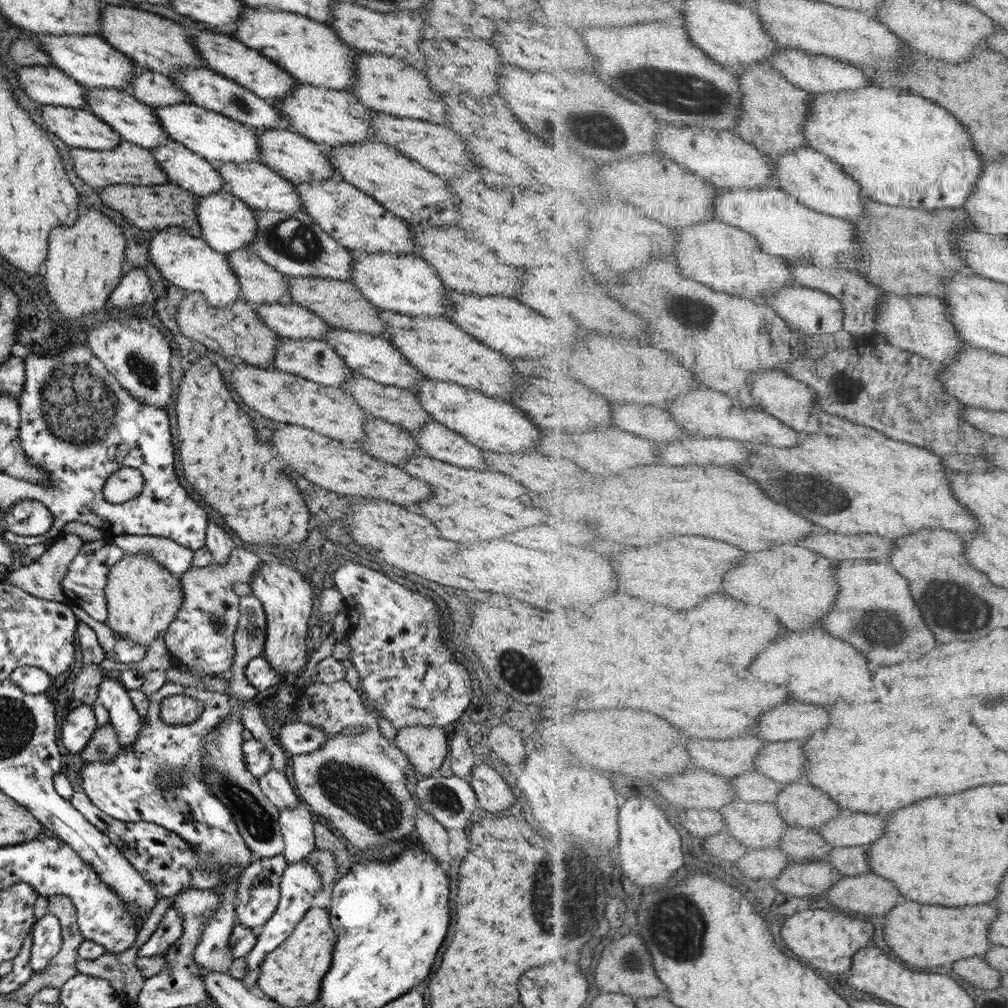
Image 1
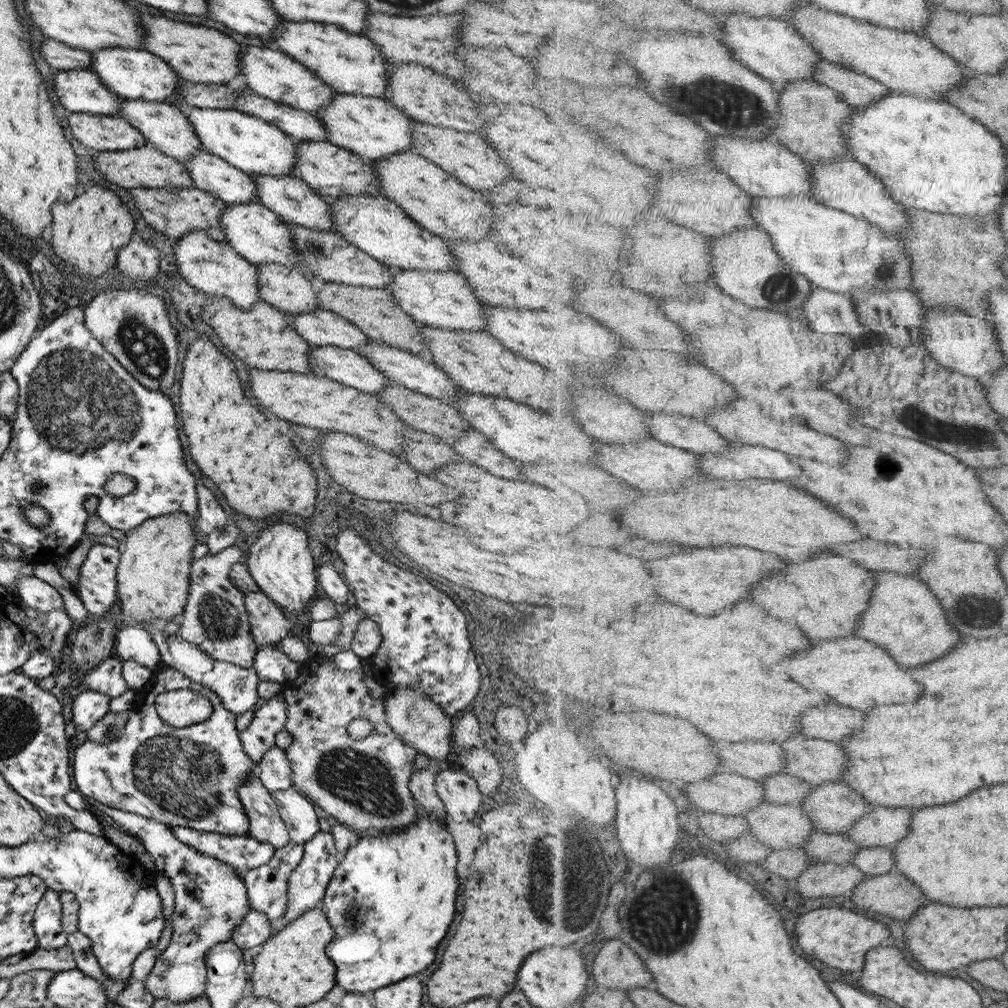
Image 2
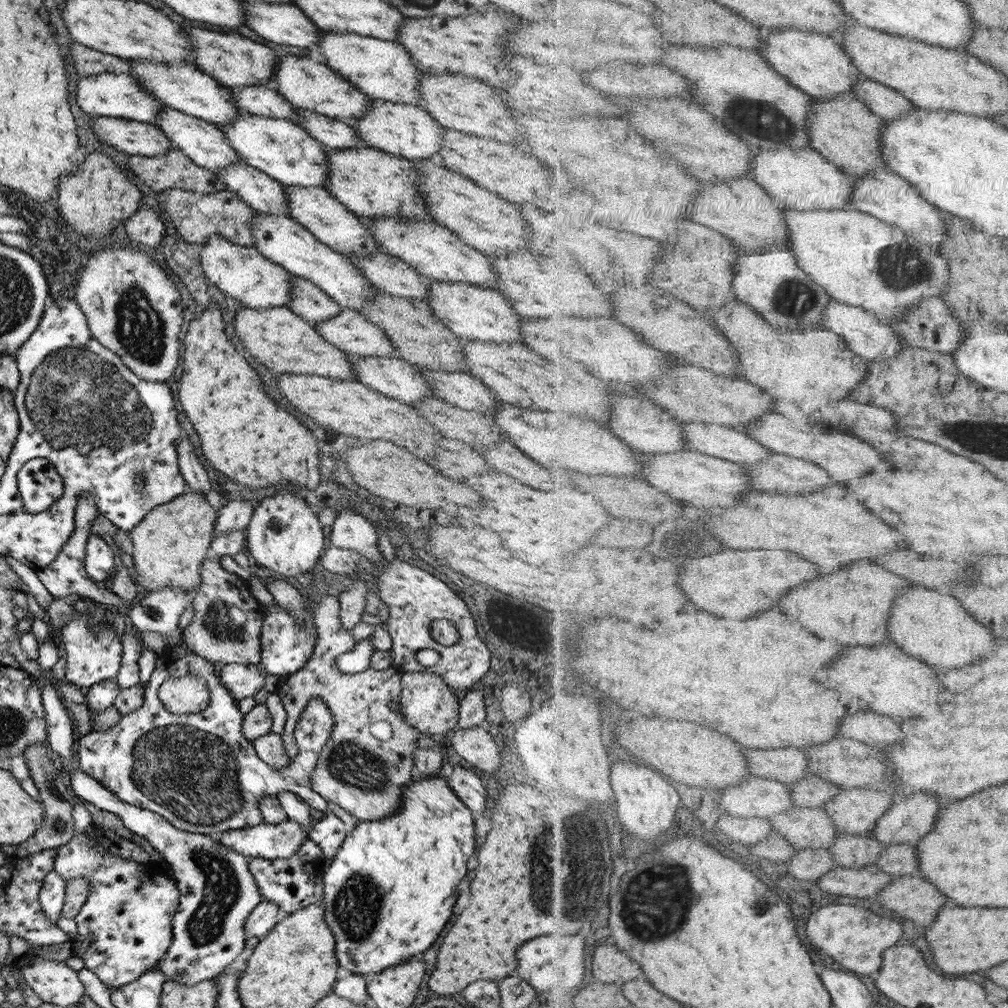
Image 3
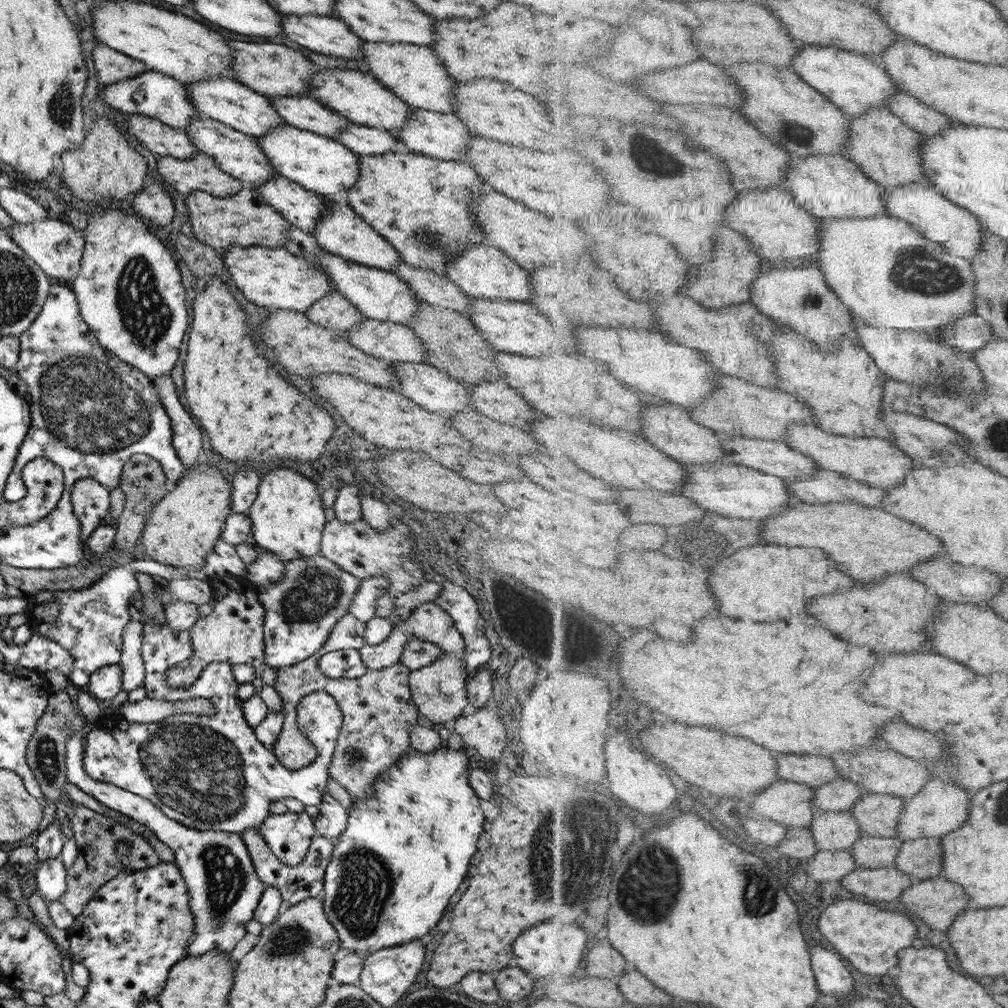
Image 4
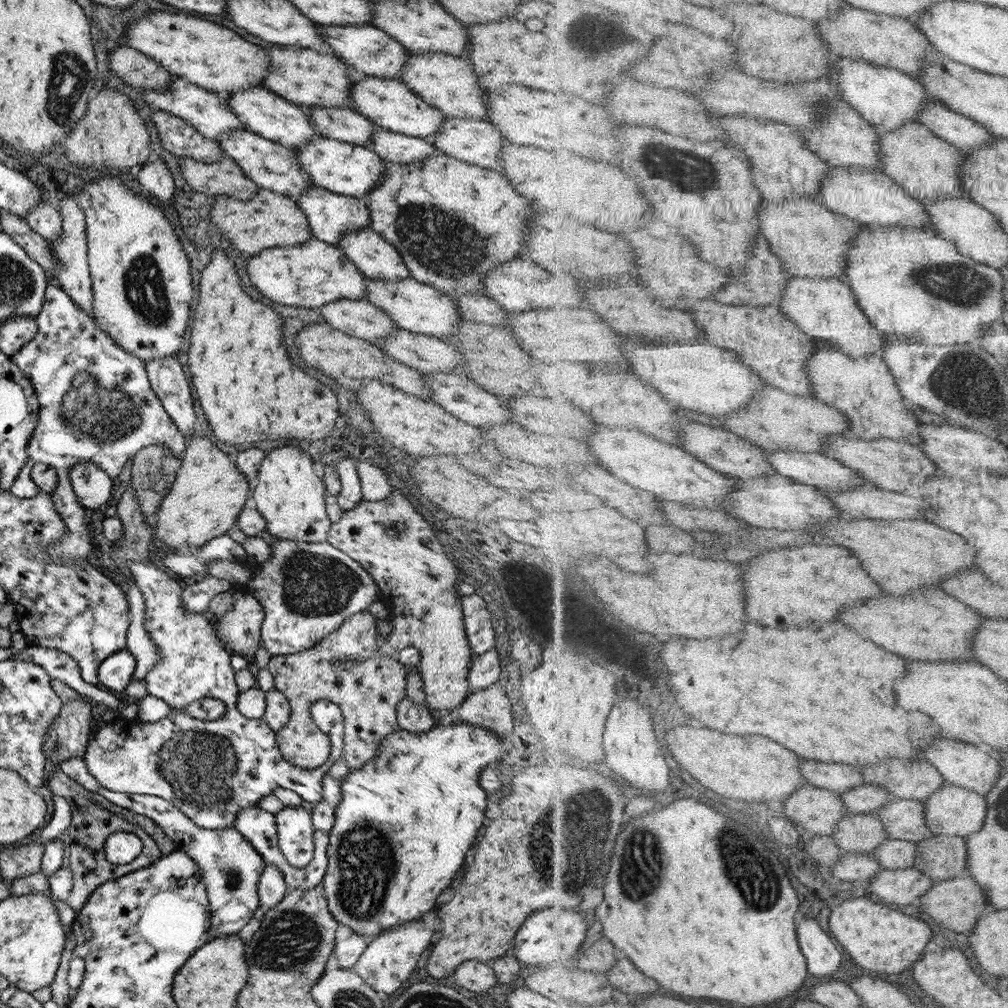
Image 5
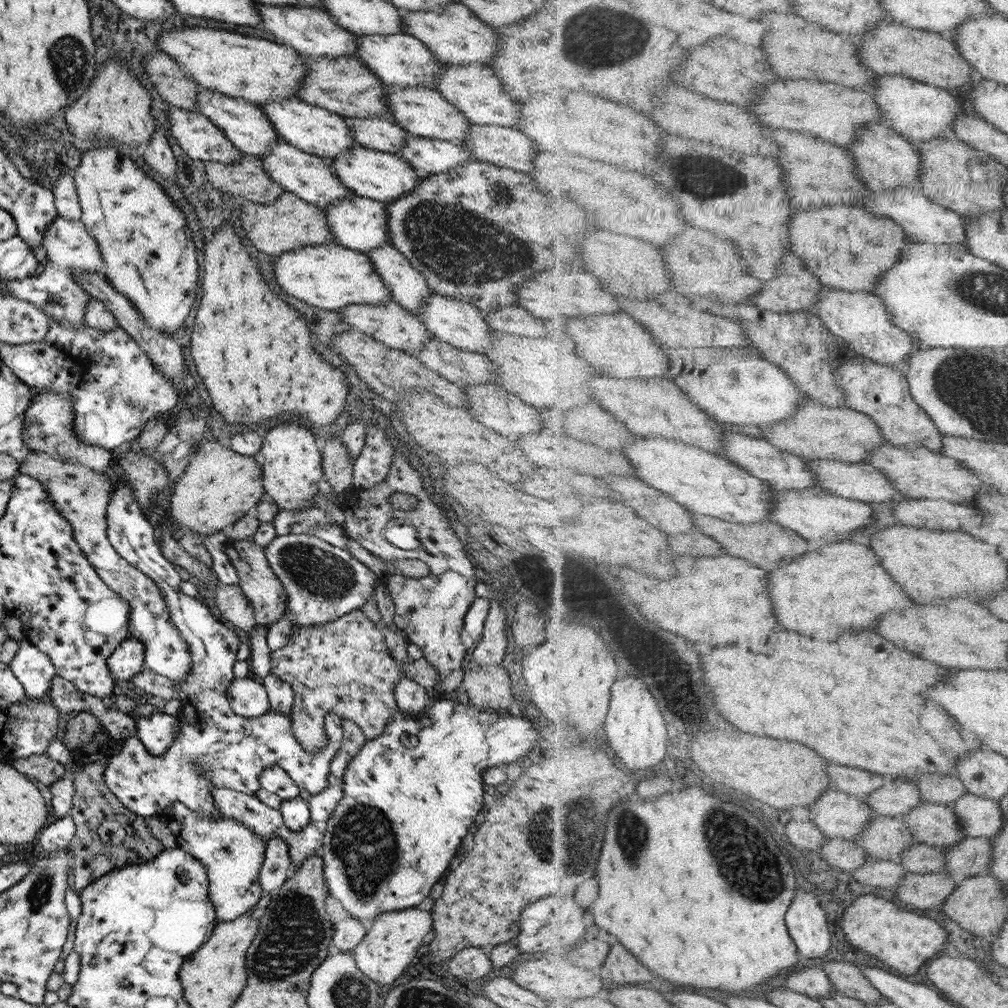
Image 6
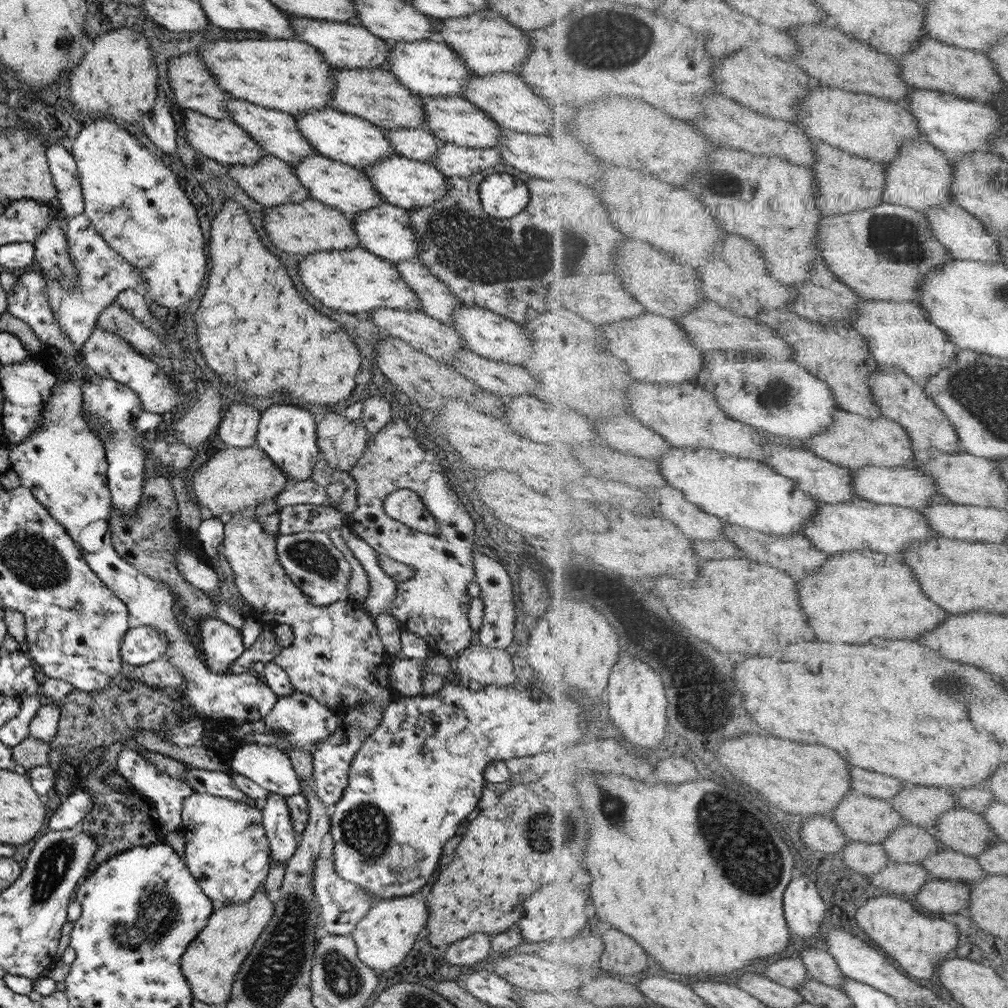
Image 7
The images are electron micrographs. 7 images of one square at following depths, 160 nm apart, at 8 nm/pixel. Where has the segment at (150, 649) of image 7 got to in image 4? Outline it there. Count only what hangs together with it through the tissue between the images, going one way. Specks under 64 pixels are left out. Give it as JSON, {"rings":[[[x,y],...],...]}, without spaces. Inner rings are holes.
{"rings":[[[119,664],[105,665],[92,672],[84,691],[102,704],[106,704],[122,688],[122,672]]]}

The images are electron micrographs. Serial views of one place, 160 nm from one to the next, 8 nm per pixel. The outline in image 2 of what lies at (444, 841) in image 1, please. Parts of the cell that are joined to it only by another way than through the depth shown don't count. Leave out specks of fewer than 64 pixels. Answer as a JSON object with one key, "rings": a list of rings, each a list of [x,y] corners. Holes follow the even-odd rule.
{"rings":[[[413,768],[410,774],[408,789],[419,811],[433,815],[440,823],[443,823],[447,817],[445,807],[437,796],[434,787],[436,773],[427,768]]]}

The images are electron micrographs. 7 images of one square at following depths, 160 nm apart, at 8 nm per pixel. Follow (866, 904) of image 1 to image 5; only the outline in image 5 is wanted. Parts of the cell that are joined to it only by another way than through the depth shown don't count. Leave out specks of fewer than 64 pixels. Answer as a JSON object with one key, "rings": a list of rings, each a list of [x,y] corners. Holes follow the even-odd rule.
{"rings":[[[964,875],[949,880],[938,880],[934,888],[919,898],[914,909],[923,910],[937,922],[955,932],[969,932],[979,922],[985,908],[989,908],[988,896],[973,877]]]}

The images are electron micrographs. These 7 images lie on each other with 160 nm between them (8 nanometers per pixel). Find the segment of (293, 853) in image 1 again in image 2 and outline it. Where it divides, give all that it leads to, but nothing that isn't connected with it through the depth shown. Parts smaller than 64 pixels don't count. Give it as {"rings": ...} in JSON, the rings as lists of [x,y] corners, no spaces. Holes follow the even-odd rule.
{"rings":[[[289,787],[270,792],[271,800],[284,822],[289,838],[295,844],[304,845],[317,831],[318,818],[305,797]]]}

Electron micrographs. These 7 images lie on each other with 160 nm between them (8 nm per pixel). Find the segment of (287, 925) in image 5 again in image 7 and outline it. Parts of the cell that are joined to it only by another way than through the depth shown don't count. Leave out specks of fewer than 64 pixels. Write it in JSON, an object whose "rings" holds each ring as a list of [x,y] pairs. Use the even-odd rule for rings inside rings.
{"rings":[[[311,780],[309,781],[299,781],[300,784],[300,792],[303,793],[303,796],[305,796],[307,801],[307,814],[308,819],[305,825],[305,828],[301,832],[301,839],[299,841],[299,844],[296,845],[295,852],[286,860],[286,863],[284,864],[284,875],[283,875],[283,881],[280,884],[279,890],[279,897],[277,900],[272,902],[273,905],[273,912],[271,915],[271,918],[267,921],[267,924],[262,928],[262,931],[259,933],[259,936],[257,937],[257,940],[254,942],[253,948],[249,951],[249,954],[246,956],[245,960],[240,964],[239,970],[237,971],[237,974],[235,975],[235,978],[233,979],[232,989],[231,989],[231,998],[229,998],[229,1002],[233,1000],[233,998],[241,998],[241,996],[245,996],[247,998],[247,992],[253,996],[253,998],[247,998],[249,1002],[253,1002],[253,1004],[257,1004],[257,1006],[271,1006],[277,998],[267,998],[267,996],[283,996],[293,984],[297,984],[297,996],[309,996],[309,970],[311,970],[311,965],[314,963],[313,960],[313,951],[314,951],[314,944],[316,943],[317,938],[315,938],[315,935],[313,934],[313,930],[315,926],[318,924],[318,906],[315,902],[313,893],[312,893],[312,882],[313,882],[313,873],[312,873],[312,866],[314,865],[314,860],[319,855],[319,850],[321,850],[321,837],[323,834],[327,834],[327,832],[330,830],[330,809],[327,808],[320,800],[319,797],[314,793],[313,790],[313,784]]]}

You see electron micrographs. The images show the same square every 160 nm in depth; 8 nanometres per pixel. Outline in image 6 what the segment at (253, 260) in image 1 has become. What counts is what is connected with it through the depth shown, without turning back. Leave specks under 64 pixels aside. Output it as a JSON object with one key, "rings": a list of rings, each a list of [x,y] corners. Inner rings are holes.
{"rings":[[[391,299],[385,304],[348,304],[338,313],[341,321],[350,325],[352,330],[359,330],[372,336],[392,349],[415,353],[417,350],[421,350],[423,345],[433,337],[421,320]]]}

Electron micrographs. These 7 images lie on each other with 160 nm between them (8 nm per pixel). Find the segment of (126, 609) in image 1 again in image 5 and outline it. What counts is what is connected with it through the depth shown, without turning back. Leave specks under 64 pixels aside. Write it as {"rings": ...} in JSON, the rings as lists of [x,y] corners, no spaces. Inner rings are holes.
{"rings":[[[197,431],[184,442],[185,448],[179,470],[172,485],[157,508],[152,539],[165,544],[167,548],[175,548],[173,554],[192,553],[212,538],[225,535],[235,526],[238,514],[247,500],[250,484],[245,475],[229,460],[228,456],[211,444],[205,436],[197,436]]]}

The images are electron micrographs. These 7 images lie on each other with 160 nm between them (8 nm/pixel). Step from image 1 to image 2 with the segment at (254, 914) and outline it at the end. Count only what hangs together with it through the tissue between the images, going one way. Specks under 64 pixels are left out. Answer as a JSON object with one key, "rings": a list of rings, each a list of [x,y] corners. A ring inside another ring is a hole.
{"rings":[[[290,840],[285,846],[277,848],[272,858],[265,864],[248,870],[240,876],[241,882],[246,888],[251,911],[263,913],[269,920],[279,918],[286,911],[286,904],[288,903],[287,879],[289,879],[293,869],[301,862],[302,852],[302,845],[295,844]]]}

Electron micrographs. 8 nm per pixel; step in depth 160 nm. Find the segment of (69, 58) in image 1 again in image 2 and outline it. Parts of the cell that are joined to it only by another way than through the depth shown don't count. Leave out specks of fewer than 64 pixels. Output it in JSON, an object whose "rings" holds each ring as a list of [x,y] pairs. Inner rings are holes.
{"rings":[[[102,48],[90,51],[90,64],[85,68],[94,72],[101,84],[118,97],[131,100],[151,100],[161,103],[175,103],[182,78],[158,56],[143,49]]]}

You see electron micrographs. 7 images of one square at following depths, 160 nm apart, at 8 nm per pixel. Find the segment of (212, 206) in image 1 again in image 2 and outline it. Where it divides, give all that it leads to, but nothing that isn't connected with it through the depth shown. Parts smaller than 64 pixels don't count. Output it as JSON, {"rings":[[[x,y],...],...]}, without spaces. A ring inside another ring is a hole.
{"rings":[[[259,202],[226,205],[222,209],[220,227],[224,232],[223,242],[241,255],[248,263],[278,264],[296,269],[298,252],[293,248],[292,234],[286,222]]]}

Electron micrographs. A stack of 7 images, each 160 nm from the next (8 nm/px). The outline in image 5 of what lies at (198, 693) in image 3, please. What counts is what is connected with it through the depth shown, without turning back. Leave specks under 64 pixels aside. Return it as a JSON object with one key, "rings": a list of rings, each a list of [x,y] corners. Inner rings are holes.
{"rings":[[[230,586],[233,607],[221,616],[210,616],[216,637],[225,645],[229,656],[252,659],[259,648],[264,613],[245,586]]]}

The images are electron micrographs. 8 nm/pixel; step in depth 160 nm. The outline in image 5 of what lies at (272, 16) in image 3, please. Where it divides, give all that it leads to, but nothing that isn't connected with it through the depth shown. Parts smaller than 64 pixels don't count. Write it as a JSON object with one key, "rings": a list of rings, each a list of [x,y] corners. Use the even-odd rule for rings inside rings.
{"rings":[[[316,25],[320,37],[332,49],[337,58],[349,64],[363,76],[373,76],[381,79],[398,79],[400,70],[408,59],[408,50],[404,49],[385,31],[369,25]]]}

